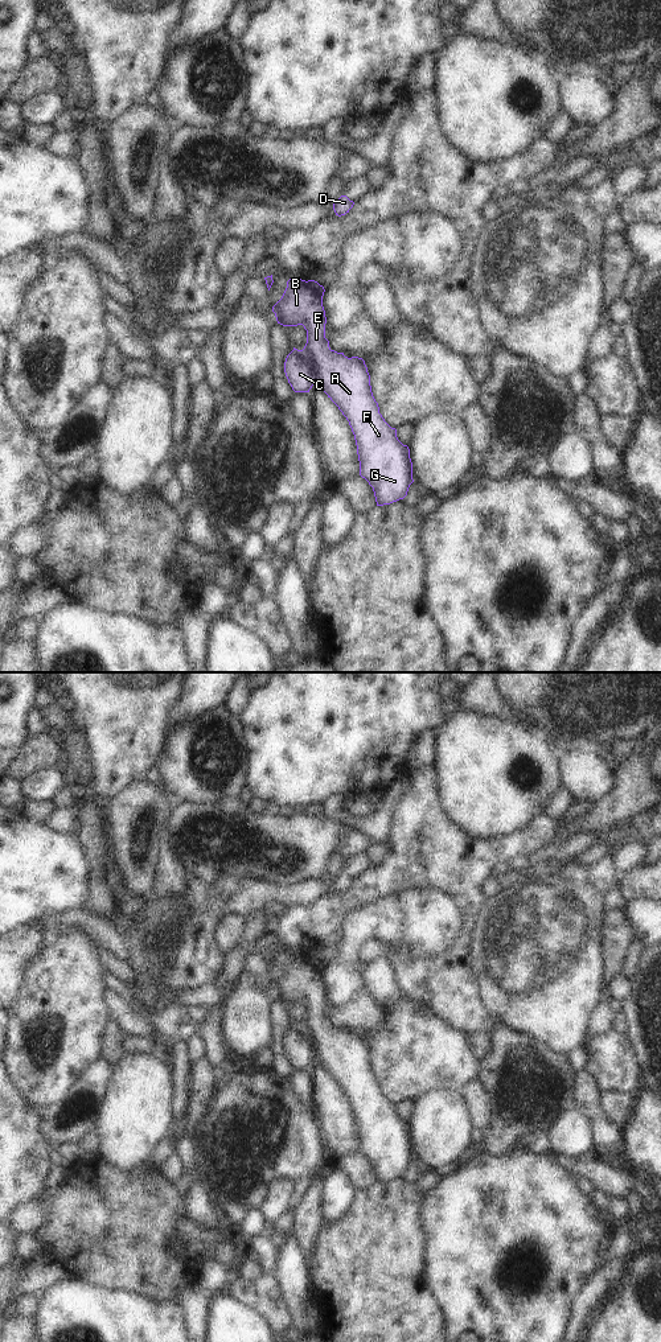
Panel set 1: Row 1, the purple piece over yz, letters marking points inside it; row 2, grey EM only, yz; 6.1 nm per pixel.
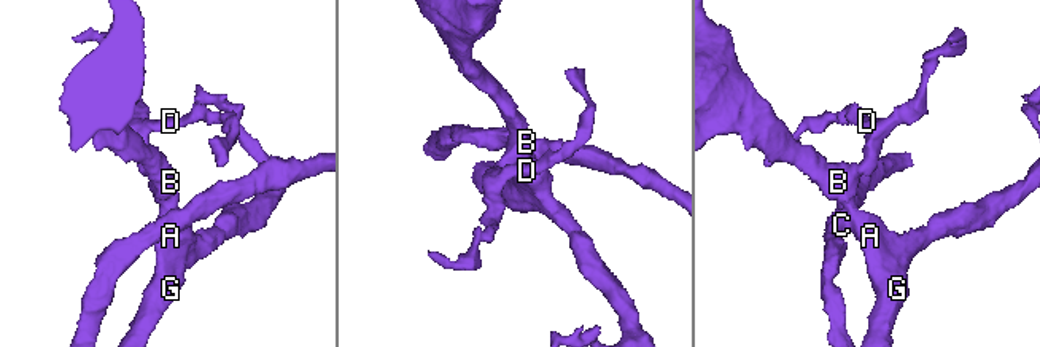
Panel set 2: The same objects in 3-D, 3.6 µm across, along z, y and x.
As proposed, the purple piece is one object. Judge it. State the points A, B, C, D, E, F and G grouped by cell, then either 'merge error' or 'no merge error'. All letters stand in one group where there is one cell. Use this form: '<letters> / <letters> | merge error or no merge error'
A B D E F G / C | merge error

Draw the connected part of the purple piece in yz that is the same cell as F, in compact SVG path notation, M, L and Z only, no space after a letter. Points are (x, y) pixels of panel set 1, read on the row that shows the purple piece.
M291 277L282 299L272 306L272 312L278 324L303 325L307 330L307 343L303 351L315 363L317 384L349 421L357 445L360 476L373 487L377 506L390 505L403 499L414 482L410 449L398 440L397 429L391 428L379 413L365 361L358 357L348 358L344 353L329 347L329 341L325 338L324 292L324 287L315 280Z

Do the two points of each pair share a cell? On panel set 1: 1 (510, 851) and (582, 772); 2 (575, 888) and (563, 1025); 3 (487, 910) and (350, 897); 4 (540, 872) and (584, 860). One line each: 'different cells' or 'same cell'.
1: different cells
2: same cell
3: same cell
4: different cells

